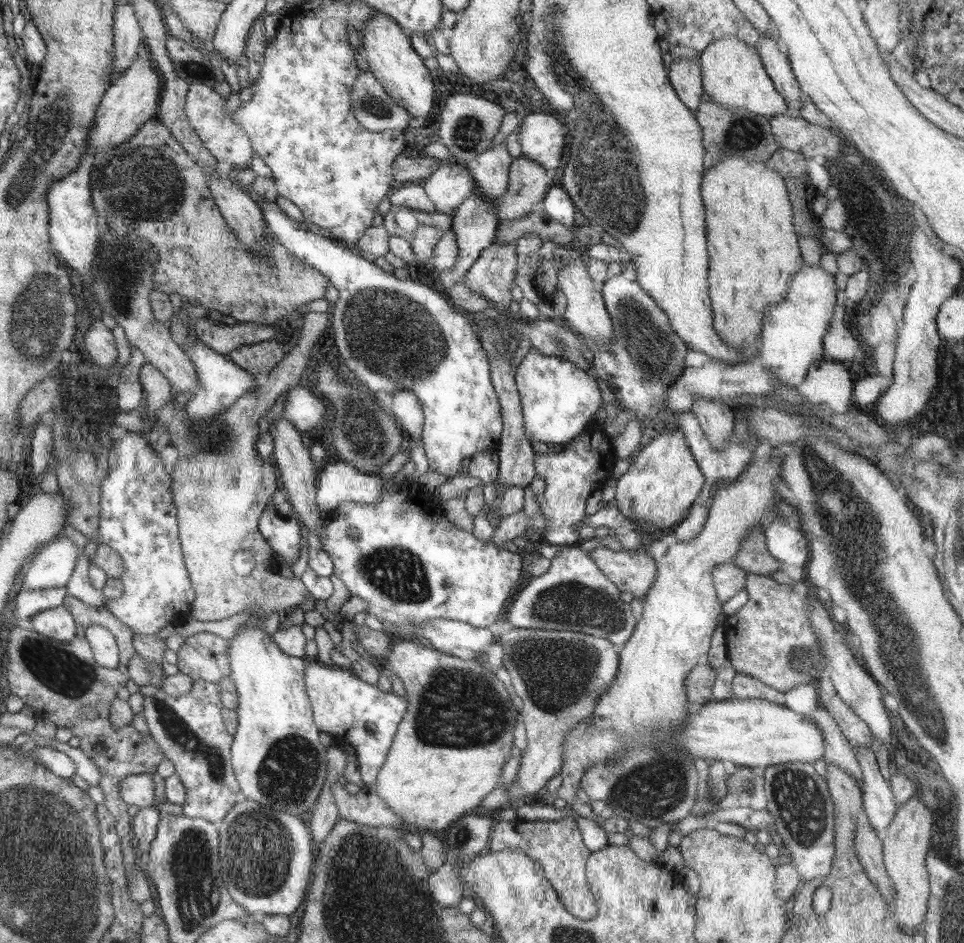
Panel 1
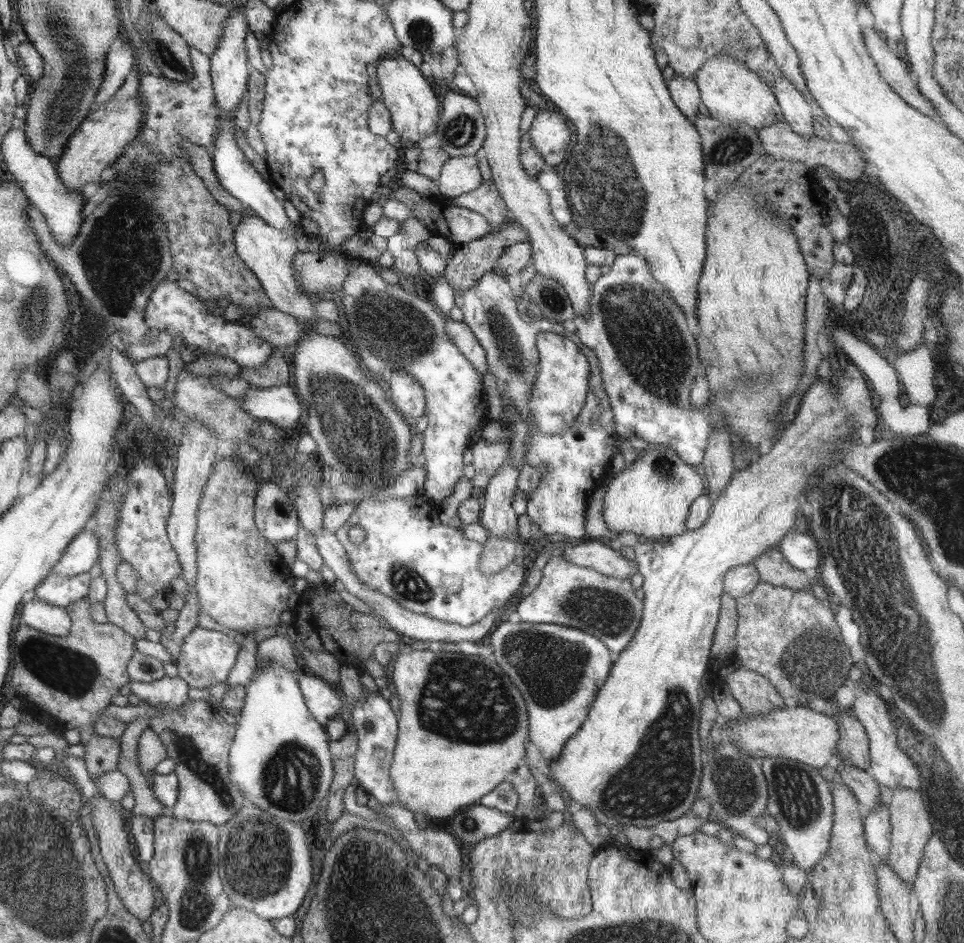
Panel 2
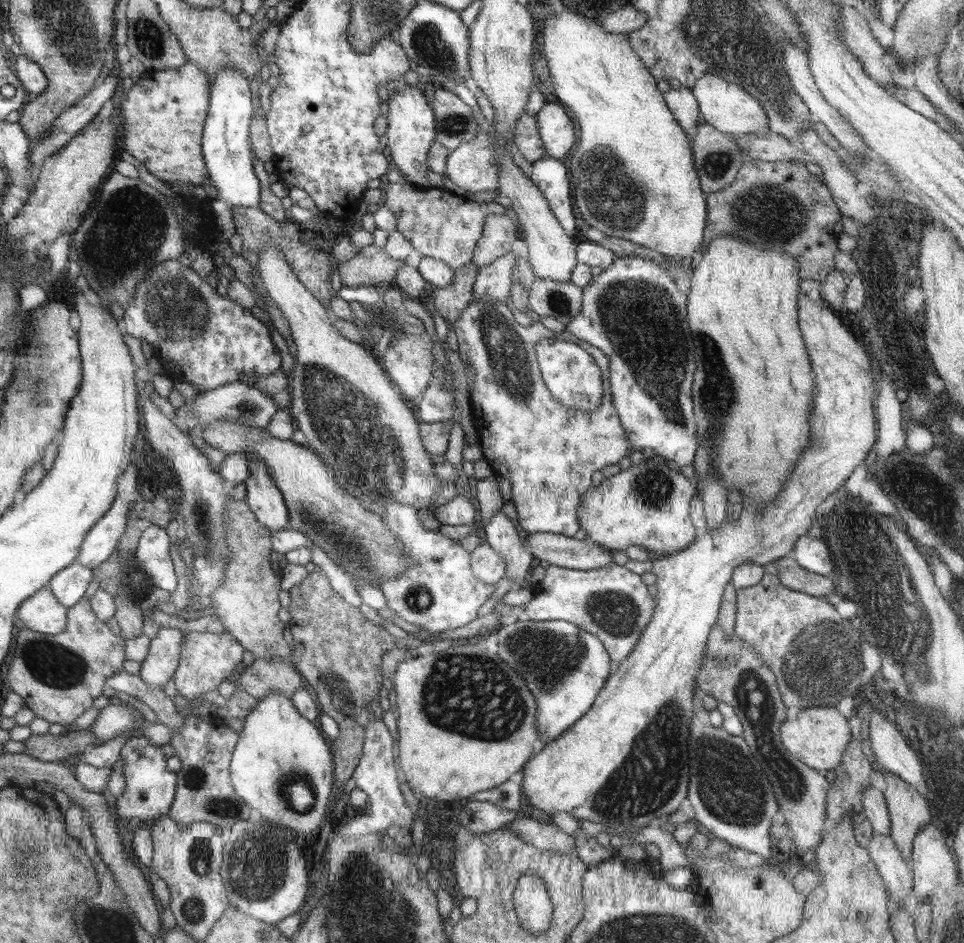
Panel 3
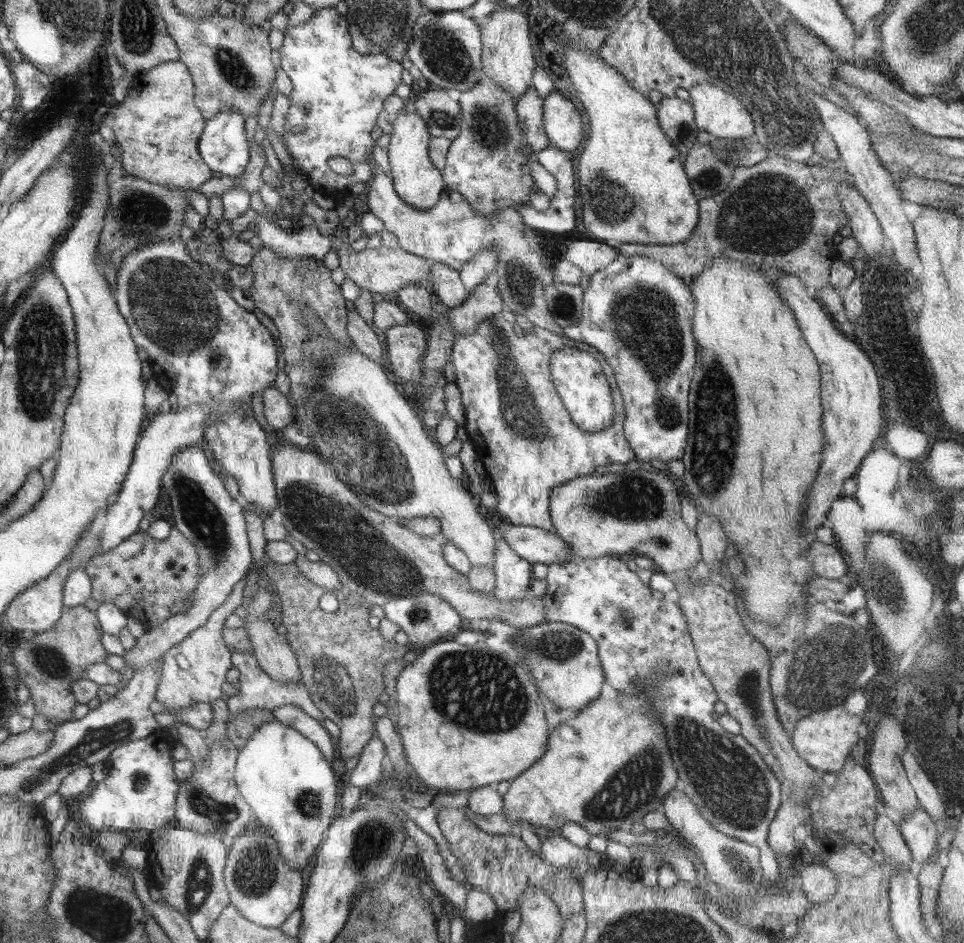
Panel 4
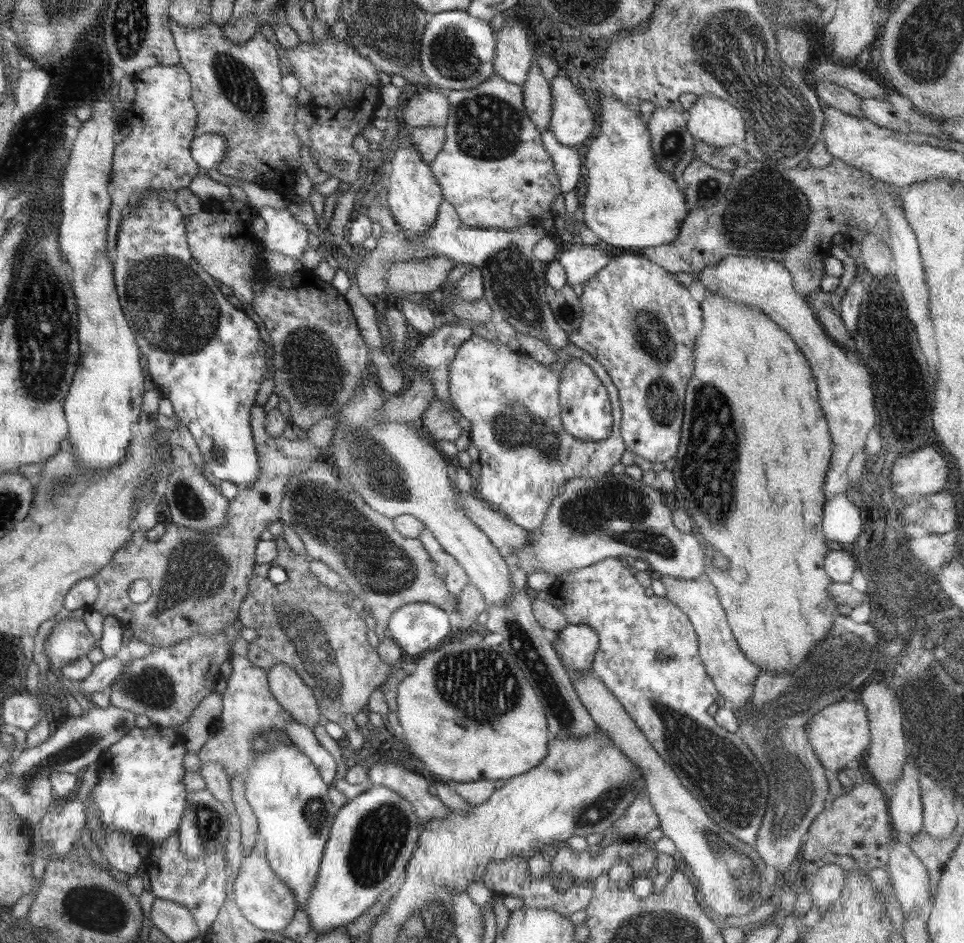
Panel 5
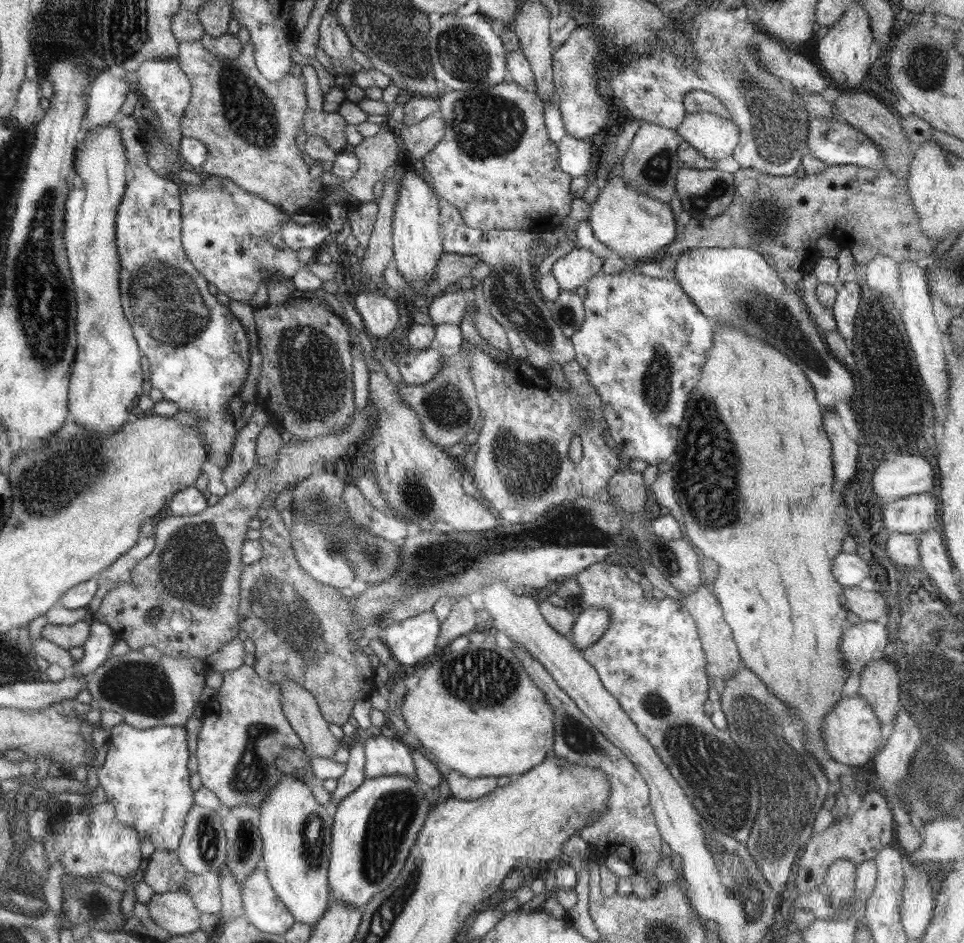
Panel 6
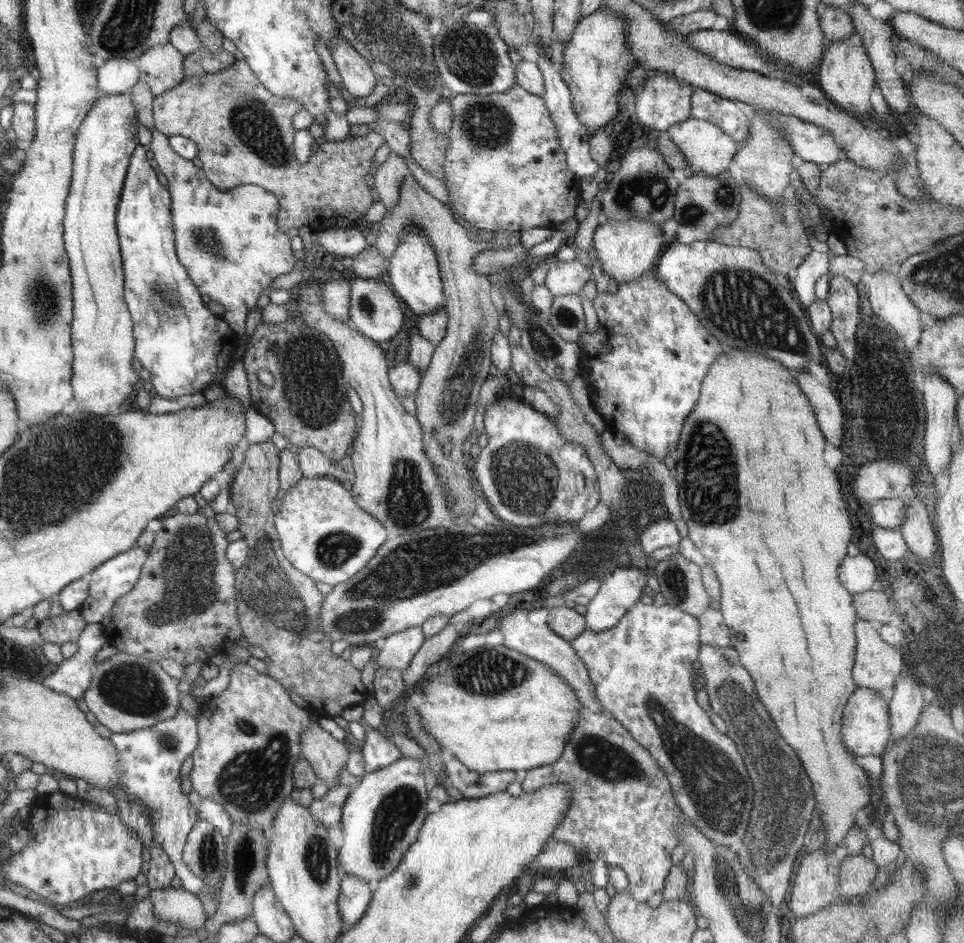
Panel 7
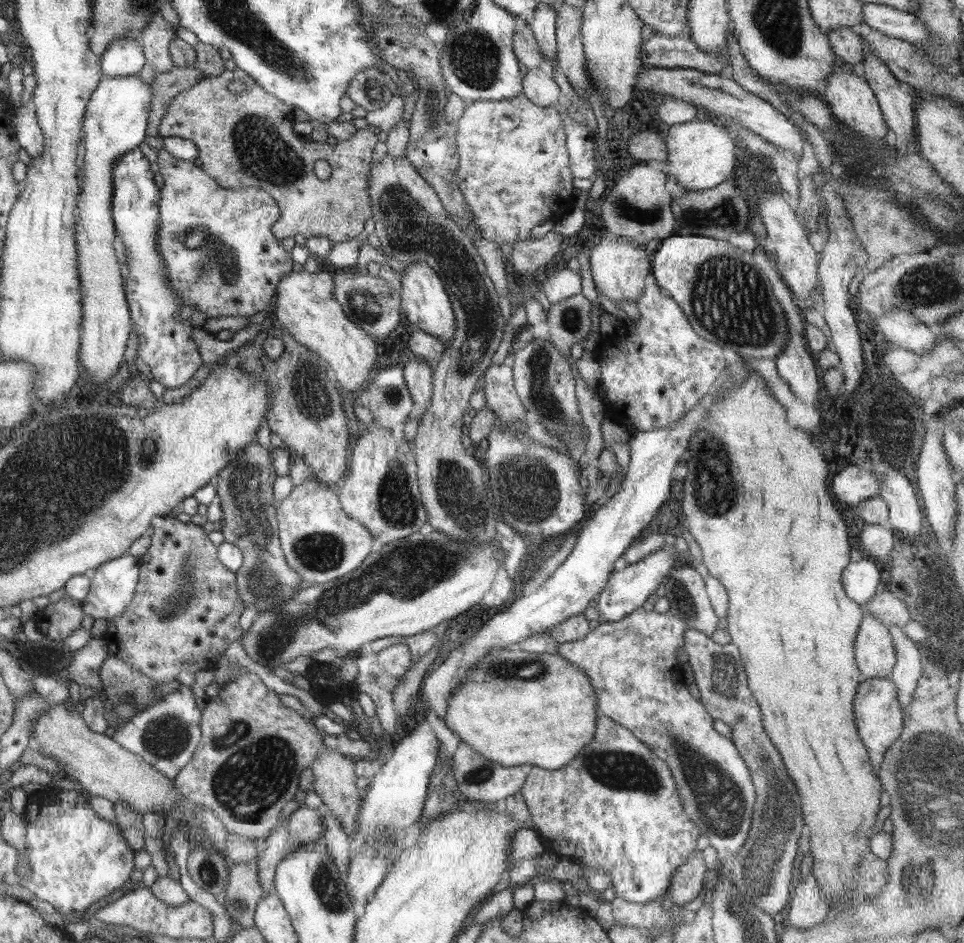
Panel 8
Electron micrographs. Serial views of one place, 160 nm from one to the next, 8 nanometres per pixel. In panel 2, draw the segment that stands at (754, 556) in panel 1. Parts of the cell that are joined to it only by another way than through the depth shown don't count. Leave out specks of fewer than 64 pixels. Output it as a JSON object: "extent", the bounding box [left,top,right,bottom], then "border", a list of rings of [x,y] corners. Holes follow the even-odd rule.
{"extent":[752,548,818,590],"border":[[[778,548],[770,549],[770,551],[764,552],[752,564],[758,569],[761,580],[769,582],[772,586],[780,586],[790,588],[792,590],[810,590],[811,582],[815,583],[818,578],[814,580],[808,579],[808,576],[803,570],[797,569],[794,565],[791,565],[786,557],[782,555],[782,552]]]}

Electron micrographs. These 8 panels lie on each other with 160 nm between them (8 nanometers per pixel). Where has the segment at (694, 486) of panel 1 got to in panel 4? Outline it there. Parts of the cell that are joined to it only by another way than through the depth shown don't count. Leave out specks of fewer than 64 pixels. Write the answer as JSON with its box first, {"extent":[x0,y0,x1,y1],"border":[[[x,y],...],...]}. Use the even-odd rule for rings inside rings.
{"extent":[550,469,702,576],"border":[[[626,469],[621,474],[593,473],[584,478],[574,478],[550,493],[550,519],[554,532],[564,543],[568,543],[574,560],[623,554],[646,556],[658,566],[658,571],[668,576],[671,573],[685,574],[702,562],[698,536],[682,519],[678,490],[666,476],[656,472],[642,469],[630,472]]]}

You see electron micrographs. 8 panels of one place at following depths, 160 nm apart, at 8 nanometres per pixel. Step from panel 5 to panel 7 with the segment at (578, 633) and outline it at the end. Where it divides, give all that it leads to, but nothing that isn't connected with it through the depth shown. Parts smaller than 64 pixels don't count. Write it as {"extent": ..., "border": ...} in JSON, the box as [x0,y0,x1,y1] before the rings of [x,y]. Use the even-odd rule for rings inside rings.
{"extent":[586,565,651,632],"border":[[[637,565],[632,567],[620,567],[612,573],[605,573],[598,587],[596,596],[586,605],[586,630],[595,630],[602,632],[610,630],[618,625],[618,622],[626,615],[629,608],[640,601],[647,586],[647,575],[651,573],[651,568],[642,568]]]}

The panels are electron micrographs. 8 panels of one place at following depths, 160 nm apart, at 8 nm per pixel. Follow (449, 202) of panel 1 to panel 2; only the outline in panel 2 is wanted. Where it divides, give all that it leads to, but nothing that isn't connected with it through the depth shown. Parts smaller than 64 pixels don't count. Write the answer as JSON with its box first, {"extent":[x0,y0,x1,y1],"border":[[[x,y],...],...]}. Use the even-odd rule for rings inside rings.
{"extent":[436,154,483,198],"border":[[[474,154],[449,157],[436,182],[442,196],[448,198],[464,196],[478,188],[483,183],[478,168],[478,156]]]}

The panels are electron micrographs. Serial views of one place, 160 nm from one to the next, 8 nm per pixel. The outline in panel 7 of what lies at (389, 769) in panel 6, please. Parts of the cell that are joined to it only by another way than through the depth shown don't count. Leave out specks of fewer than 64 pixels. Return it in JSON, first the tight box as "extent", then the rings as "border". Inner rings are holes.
{"extent":[359,717,403,771],"border":[[[363,717],[359,722],[365,728],[366,739],[364,745],[362,745],[361,753],[367,771],[375,771],[396,764],[403,757],[399,747],[393,740],[384,737],[376,728],[366,724]]]}

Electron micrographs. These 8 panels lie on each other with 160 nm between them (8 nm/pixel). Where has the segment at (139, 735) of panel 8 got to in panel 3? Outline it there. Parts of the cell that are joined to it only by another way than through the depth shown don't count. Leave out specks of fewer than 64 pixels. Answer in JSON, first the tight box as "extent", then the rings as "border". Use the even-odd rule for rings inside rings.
{"extent":[114,737,177,826],"border":[[[146,737],[129,738],[124,743],[121,751],[126,787],[122,796],[116,798],[116,802],[114,802],[116,804],[116,814],[120,818],[124,818],[124,820],[131,820],[141,826],[149,826],[151,822],[156,821],[160,817],[166,817],[172,808],[173,802],[176,800],[177,773],[169,769],[166,763],[166,754],[162,752],[159,745],[151,743]]]}

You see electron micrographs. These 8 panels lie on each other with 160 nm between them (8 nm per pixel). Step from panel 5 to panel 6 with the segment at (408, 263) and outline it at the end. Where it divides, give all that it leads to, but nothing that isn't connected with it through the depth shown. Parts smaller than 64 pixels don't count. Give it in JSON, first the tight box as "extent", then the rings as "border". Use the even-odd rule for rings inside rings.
{"extent":[434,252,479,290],"border":[[[442,252],[434,281],[442,290],[452,289],[466,283],[478,263],[479,258],[472,255]]]}

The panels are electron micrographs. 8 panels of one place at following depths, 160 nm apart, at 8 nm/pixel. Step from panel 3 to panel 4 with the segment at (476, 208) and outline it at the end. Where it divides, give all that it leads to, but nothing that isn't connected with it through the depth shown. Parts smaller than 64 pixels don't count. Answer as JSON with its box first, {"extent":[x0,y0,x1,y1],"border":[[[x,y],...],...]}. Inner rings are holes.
{"extent":[366,170,564,335],"border":[[[381,170],[374,175],[366,192],[366,206],[398,239],[399,248],[457,271],[483,250],[493,248],[498,259],[494,270],[498,275],[497,291],[504,306],[515,314],[526,316],[538,328],[564,335],[564,329],[554,320],[545,301],[546,284],[542,276],[546,260],[524,237],[526,225],[517,209],[502,208],[491,214],[478,214],[459,192],[446,190],[436,205],[420,210],[400,197],[393,186],[392,176]]]}

